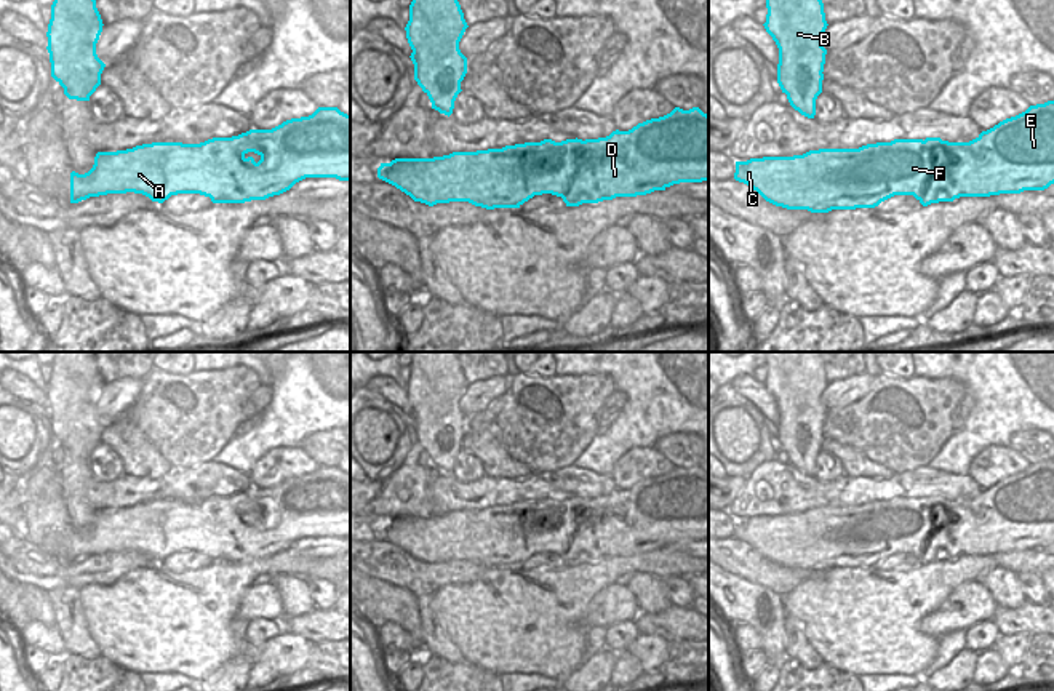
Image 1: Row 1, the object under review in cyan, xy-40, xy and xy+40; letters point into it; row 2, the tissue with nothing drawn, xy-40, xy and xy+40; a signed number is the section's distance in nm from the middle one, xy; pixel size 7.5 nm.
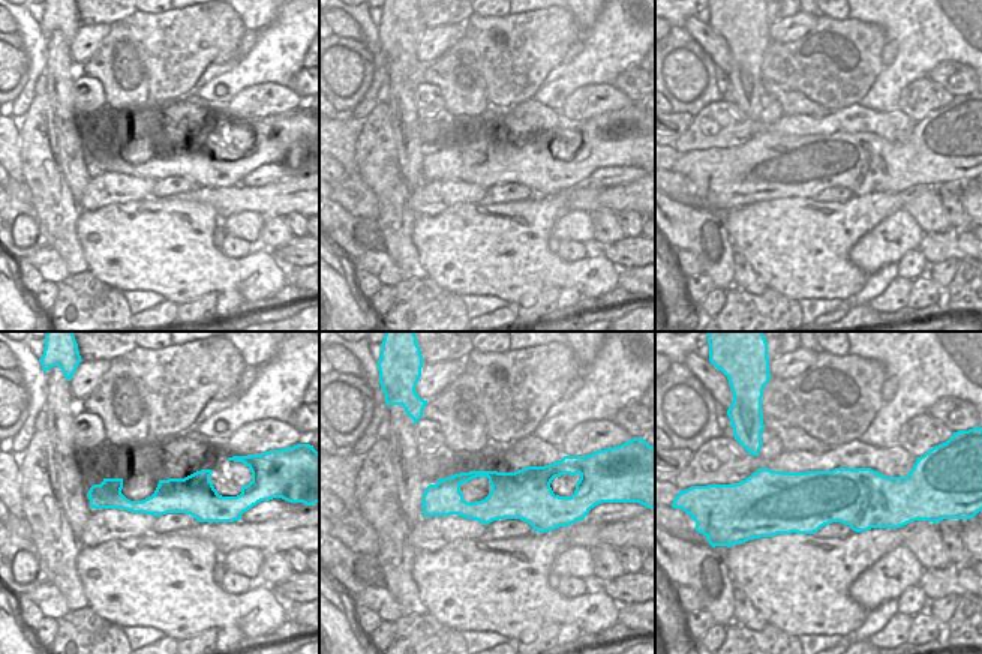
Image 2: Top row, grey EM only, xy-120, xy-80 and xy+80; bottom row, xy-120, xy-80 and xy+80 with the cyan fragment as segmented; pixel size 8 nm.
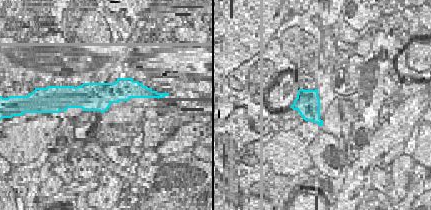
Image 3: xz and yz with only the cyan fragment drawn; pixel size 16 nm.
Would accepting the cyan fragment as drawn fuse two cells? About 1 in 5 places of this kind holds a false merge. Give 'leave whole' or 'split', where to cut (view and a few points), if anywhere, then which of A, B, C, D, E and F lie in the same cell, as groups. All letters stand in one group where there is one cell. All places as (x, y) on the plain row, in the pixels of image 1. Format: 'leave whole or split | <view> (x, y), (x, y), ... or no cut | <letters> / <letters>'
leave whole | no cut | A B C D E F

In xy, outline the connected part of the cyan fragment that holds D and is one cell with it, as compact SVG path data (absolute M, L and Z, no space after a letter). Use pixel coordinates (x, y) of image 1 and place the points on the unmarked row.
M675 465L664 475L638 481L629 489L616 488L598 497L544 497L433 517L395 517L381 521L377 536L429 565L469 560L486 568L520 566L542 552L561 555L566 565L579 565L616 555L646 553L680 541L709 539L709 473L699 465Z

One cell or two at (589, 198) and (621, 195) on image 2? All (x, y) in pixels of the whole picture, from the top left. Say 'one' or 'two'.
one

